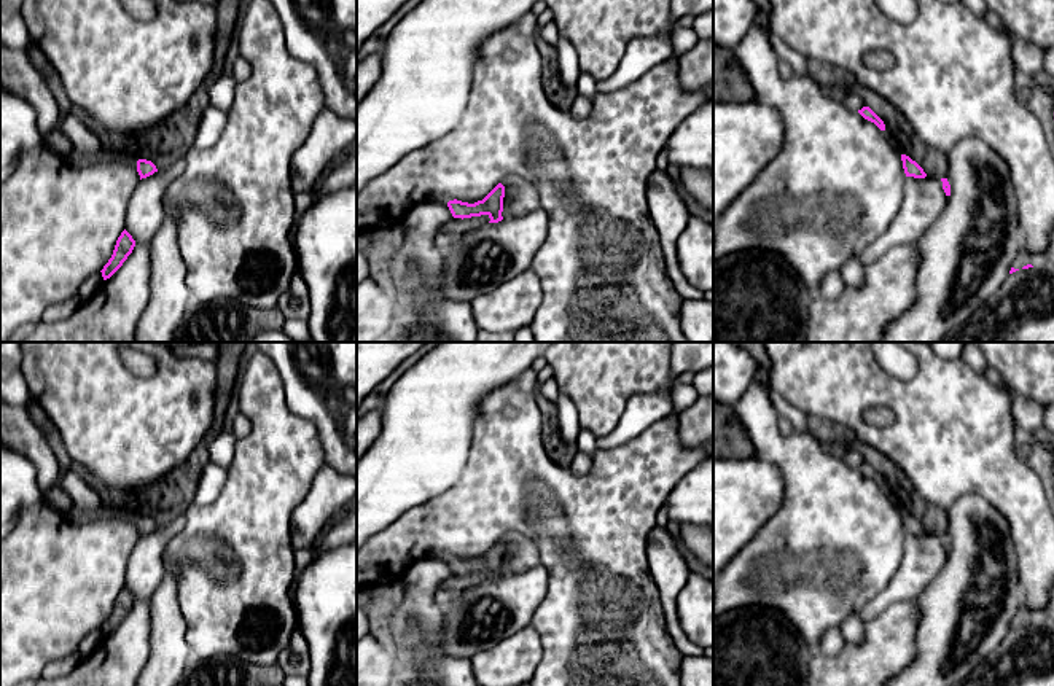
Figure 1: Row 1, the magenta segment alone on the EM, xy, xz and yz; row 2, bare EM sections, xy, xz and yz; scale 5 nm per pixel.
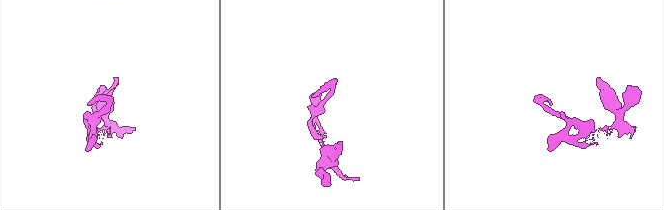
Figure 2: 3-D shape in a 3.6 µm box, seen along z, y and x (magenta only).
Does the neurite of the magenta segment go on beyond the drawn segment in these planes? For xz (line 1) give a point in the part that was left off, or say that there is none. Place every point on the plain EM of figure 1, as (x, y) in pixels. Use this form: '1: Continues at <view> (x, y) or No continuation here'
1: No continuation here

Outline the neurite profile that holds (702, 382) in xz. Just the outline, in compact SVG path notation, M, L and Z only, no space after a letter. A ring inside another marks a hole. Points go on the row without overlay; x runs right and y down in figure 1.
M713 364L696 372L691 384L699 396L713 393Z

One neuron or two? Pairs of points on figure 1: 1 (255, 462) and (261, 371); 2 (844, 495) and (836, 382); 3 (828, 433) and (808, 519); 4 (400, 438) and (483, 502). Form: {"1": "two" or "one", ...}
{"1": "one", "2": "two", "3": "two", "4": "two"}

